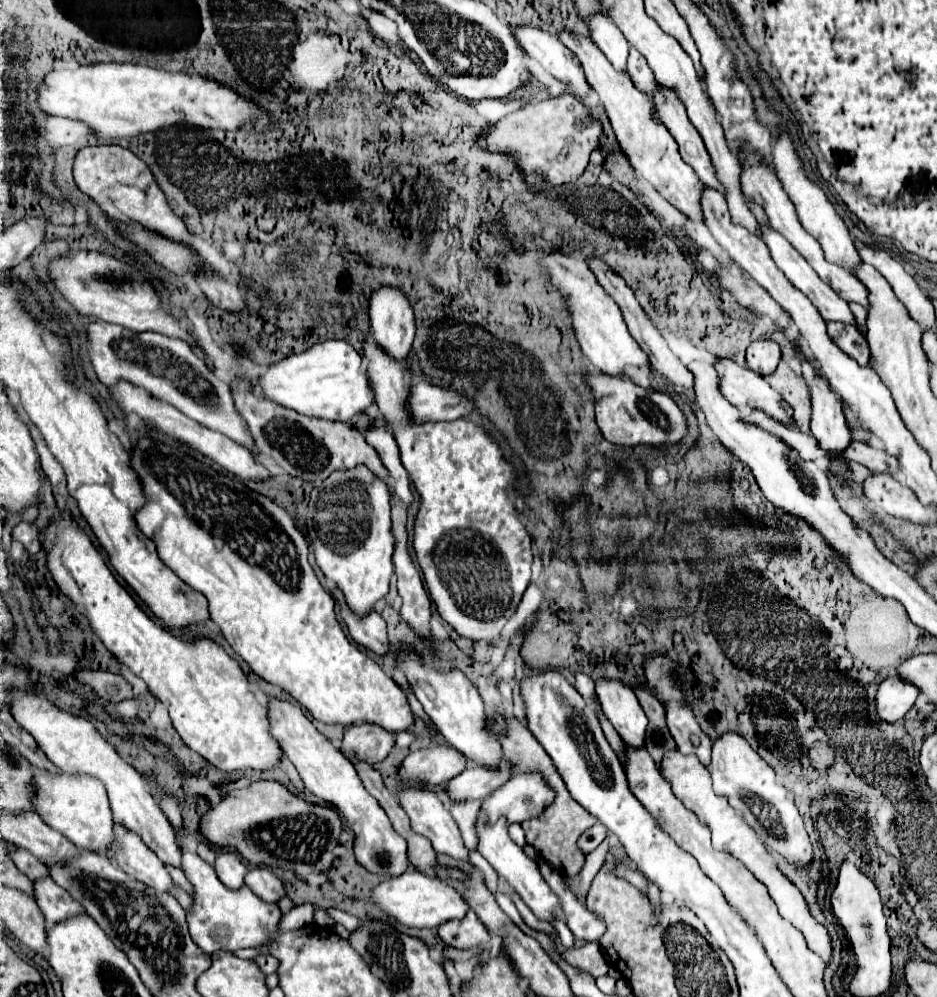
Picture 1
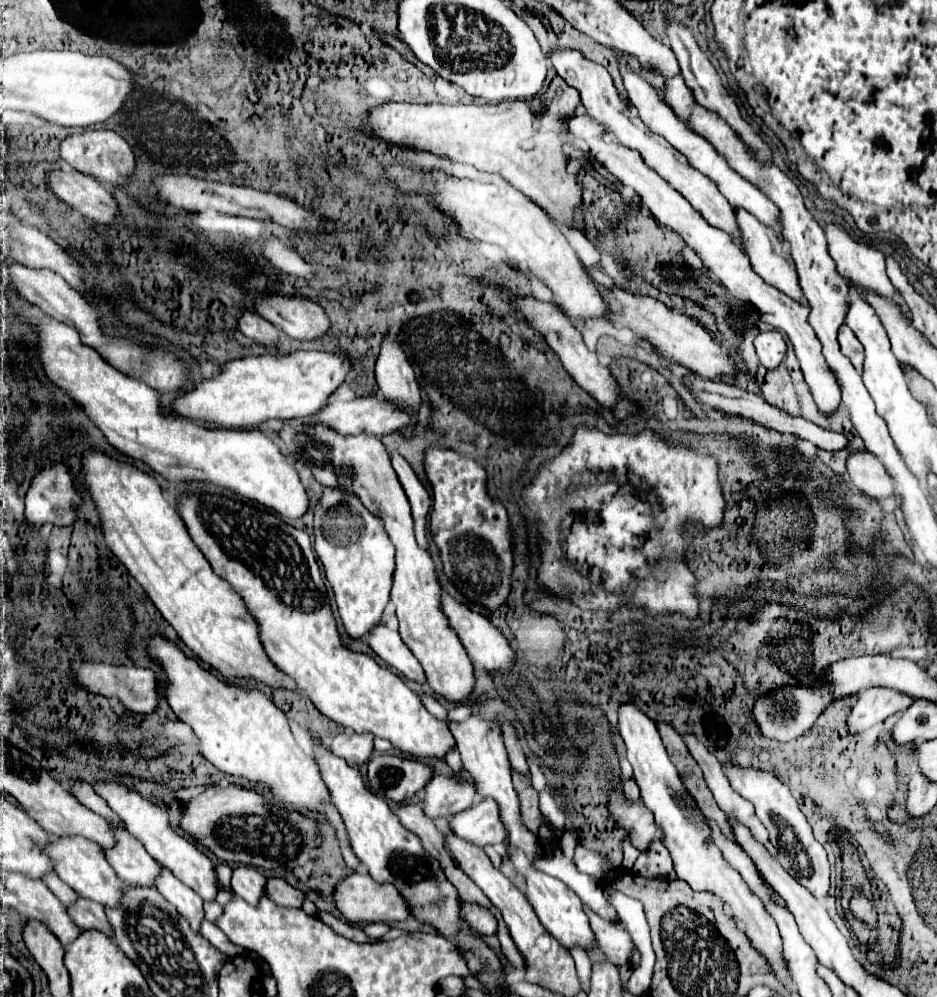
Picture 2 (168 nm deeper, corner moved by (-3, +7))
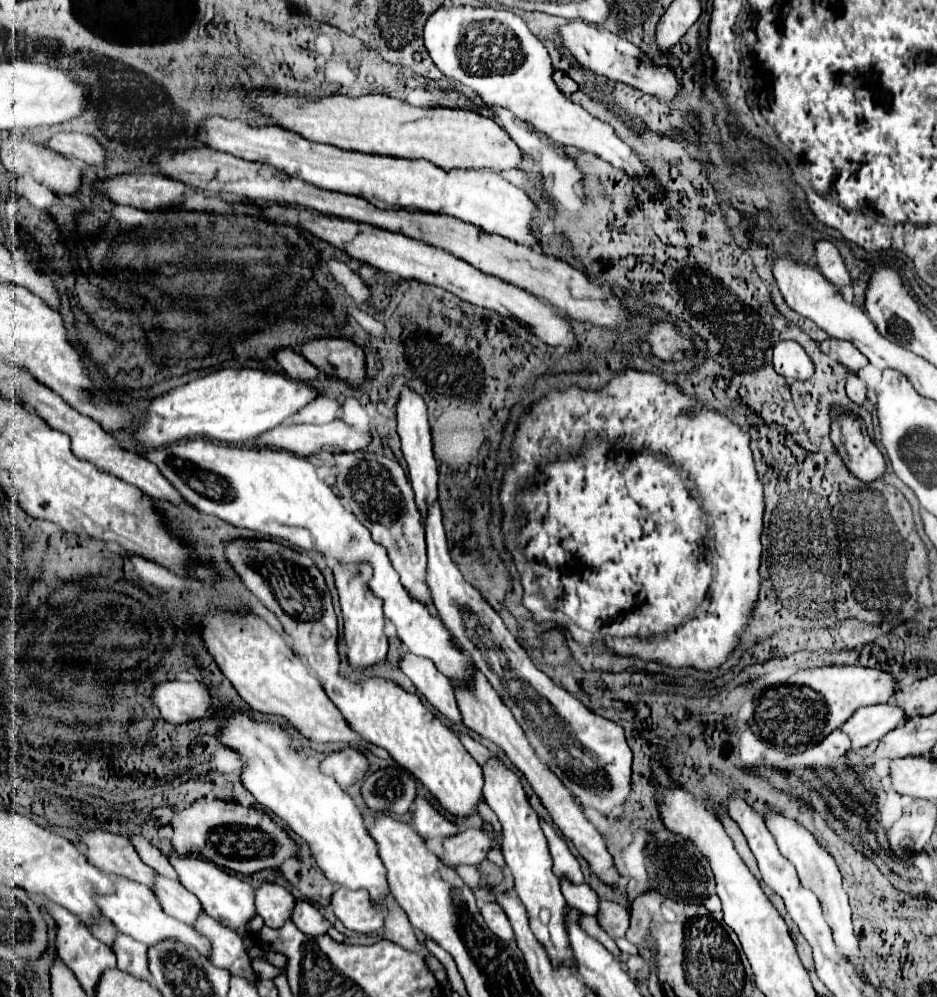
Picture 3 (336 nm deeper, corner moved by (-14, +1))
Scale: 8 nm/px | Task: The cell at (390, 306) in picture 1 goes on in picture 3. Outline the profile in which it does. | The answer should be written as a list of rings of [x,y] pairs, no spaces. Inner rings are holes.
[[[408,387],[402,391],[398,401],[398,435],[402,439],[402,453],[408,465],[408,479],[414,489],[416,505],[422,515],[422,525],[426,523],[426,511],[428,505],[432,505],[438,499],[438,465],[432,455],[432,437],[430,437],[430,425],[428,425],[428,409],[420,395],[410,391]]]

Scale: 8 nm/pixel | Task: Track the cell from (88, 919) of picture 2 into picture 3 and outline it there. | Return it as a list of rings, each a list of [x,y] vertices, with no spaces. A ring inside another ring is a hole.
[[[118,933],[116,943],[114,943],[114,953],[118,957],[118,969],[140,979],[140,981],[150,981],[150,971],[148,971],[148,947],[134,941],[130,935]]]

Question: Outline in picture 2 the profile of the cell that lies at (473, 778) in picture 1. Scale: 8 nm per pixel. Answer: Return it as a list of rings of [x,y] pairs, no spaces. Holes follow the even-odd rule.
[[[435,775],[425,787],[425,815],[449,817],[469,809],[477,799],[477,787],[461,775]]]

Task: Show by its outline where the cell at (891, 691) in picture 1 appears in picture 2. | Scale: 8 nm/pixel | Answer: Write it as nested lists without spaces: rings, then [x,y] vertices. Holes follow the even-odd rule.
[[[871,687],[859,693],[859,699],[849,715],[849,731],[861,733],[873,725],[883,723],[897,711],[905,711],[915,699],[895,689]]]

